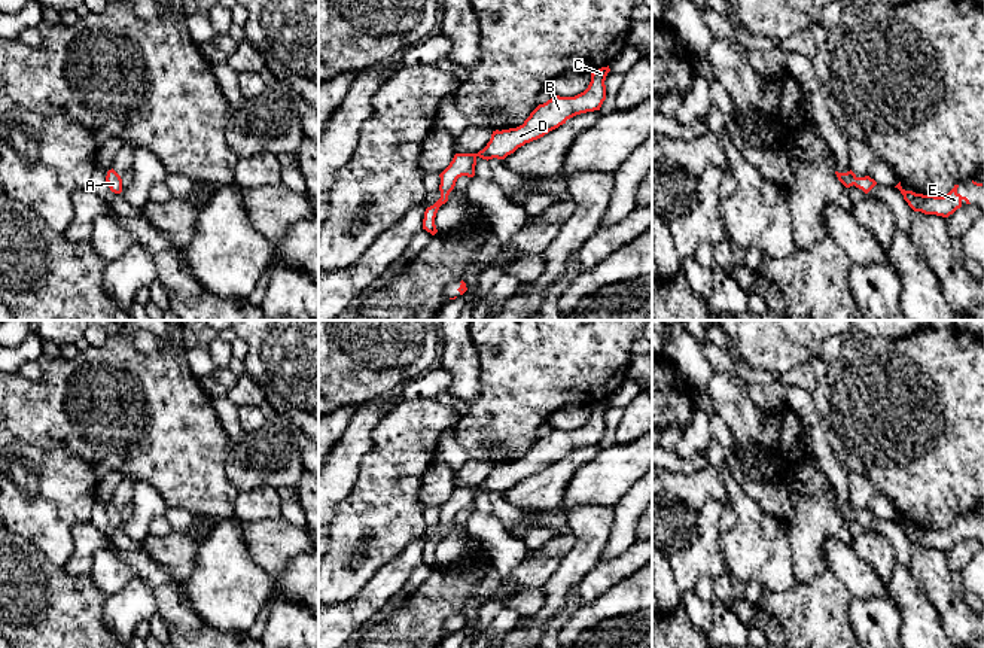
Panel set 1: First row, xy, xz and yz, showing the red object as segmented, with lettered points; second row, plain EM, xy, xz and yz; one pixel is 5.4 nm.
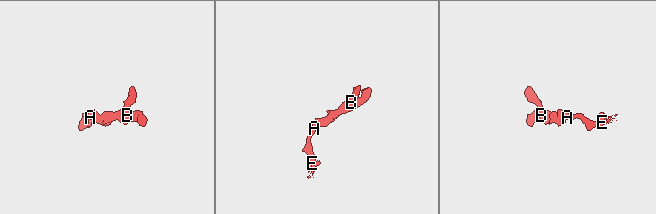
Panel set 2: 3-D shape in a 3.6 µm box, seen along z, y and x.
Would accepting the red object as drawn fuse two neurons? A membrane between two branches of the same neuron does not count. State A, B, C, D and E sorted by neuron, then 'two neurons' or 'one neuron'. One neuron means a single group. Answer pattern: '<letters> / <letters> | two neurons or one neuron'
A B C D E | one neuron

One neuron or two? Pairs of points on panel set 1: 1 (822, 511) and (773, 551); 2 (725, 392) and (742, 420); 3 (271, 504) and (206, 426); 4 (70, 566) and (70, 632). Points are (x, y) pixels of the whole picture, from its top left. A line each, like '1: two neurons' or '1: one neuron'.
1: two neurons
2: one neuron
3: two neurons
4: two neurons

